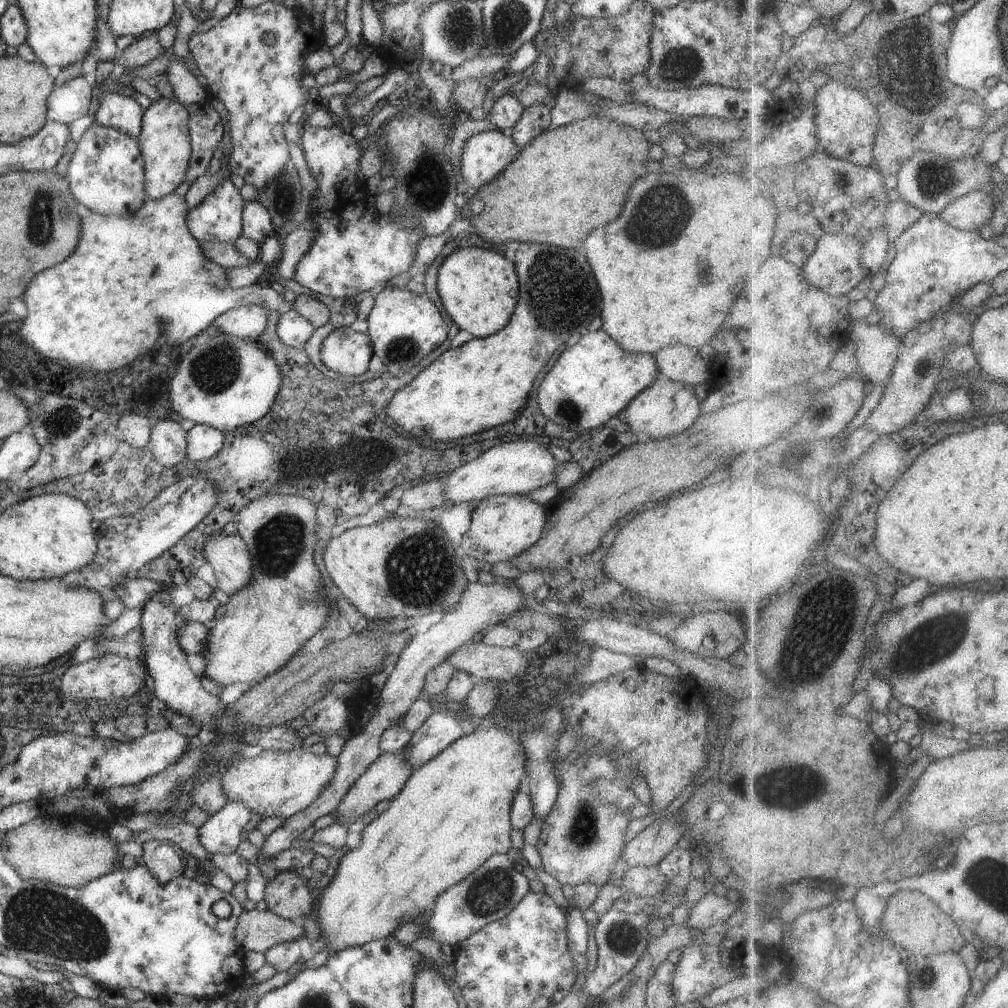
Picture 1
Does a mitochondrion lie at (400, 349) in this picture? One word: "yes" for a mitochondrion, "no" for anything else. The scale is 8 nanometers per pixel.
yes

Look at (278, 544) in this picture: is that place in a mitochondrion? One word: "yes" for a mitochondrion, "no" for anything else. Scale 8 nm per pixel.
yes

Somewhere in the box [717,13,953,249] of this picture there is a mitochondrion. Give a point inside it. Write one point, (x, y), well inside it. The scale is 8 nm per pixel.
(905, 74)

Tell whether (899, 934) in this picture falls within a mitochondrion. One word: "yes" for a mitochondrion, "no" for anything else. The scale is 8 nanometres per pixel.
no

